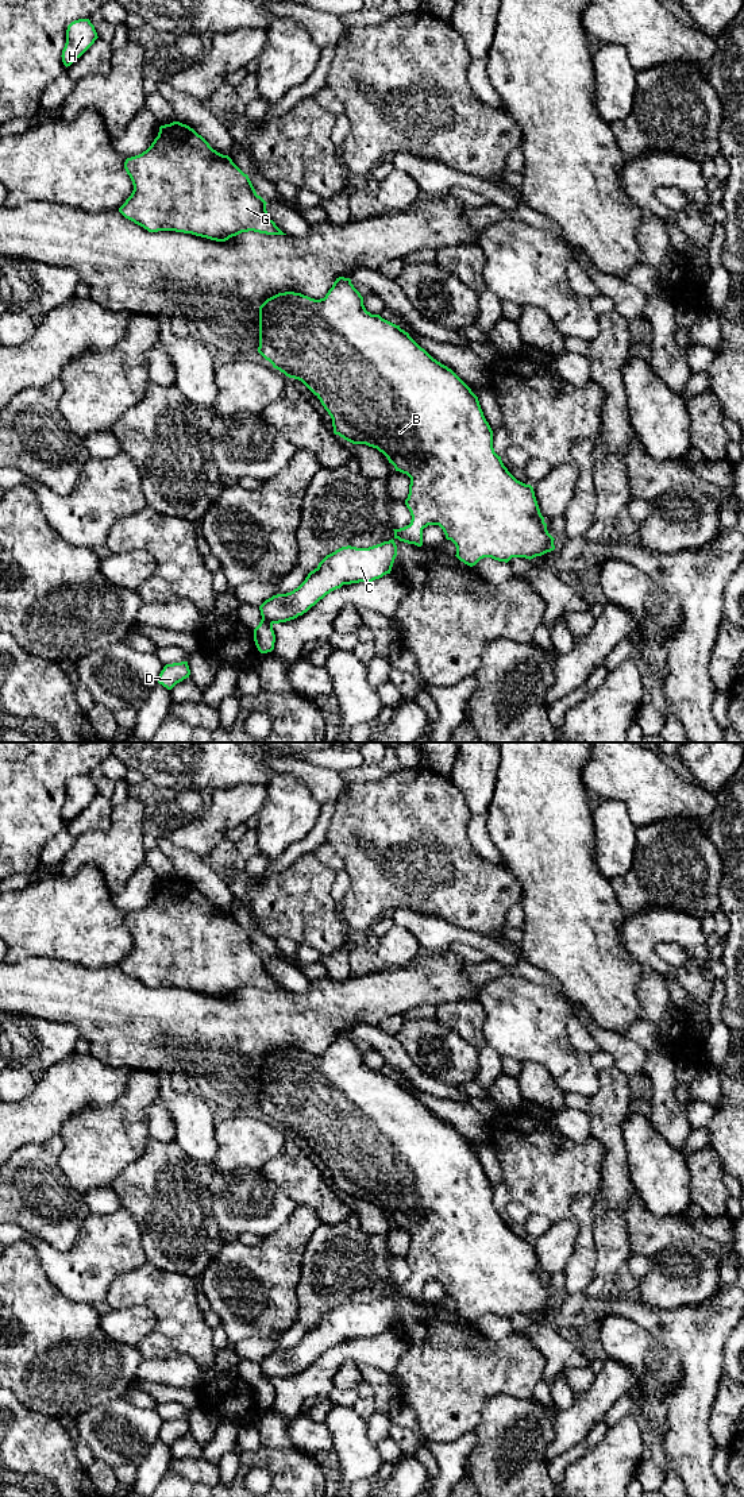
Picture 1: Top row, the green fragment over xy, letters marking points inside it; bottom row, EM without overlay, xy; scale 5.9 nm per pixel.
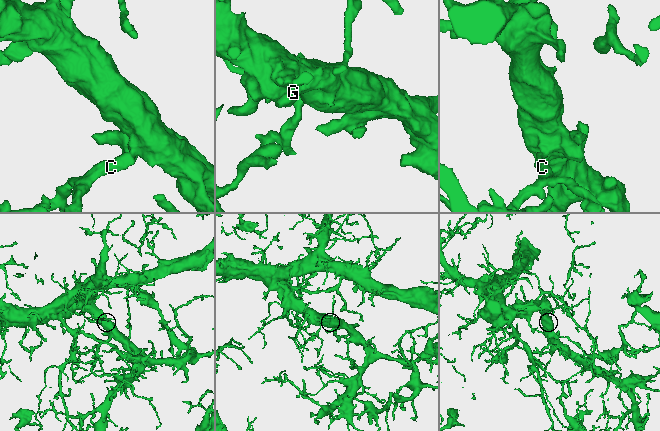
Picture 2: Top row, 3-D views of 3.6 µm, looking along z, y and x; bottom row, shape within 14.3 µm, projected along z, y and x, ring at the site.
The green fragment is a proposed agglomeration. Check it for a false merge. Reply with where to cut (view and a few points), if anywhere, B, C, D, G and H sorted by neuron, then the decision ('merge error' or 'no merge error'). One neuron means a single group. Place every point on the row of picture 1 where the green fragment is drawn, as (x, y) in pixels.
no cut; B C D G H; no merge error

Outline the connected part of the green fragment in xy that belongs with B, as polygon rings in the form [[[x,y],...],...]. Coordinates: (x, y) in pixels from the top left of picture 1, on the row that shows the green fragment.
[[[336,278],[325,297],[320,300],[294,292],[267,298],[259,306],[258,352],[286,377],[301,381],[320,400],[332,418],[335,435],[352,444],[377,448],[396,471],[410,478],[405,505],[412,516],[409,525],[393,529],[392,540],[369,548],[342,547],[327,555],[297,589],[266,599],[259,606],[262,620],[254,629],[254,641],[261,653],[274,649],[274,624],[302,616],[343,584],[373,582],[390,574],[397,556],[394,540],[421,547],[423,529],[428,525],[439,525],[446,539],[455,544],[455,556],[470,567],[483,557],[508,563],[512,557],[531,560],[555,549],[555,539],[547,530],[533,487],[517,481],[504,466],[501,456],[494,452],[493,431],[483,416],[478,397],[451,369],[433,359],[400,325],[367,312],[363,297],[350,278]]]

